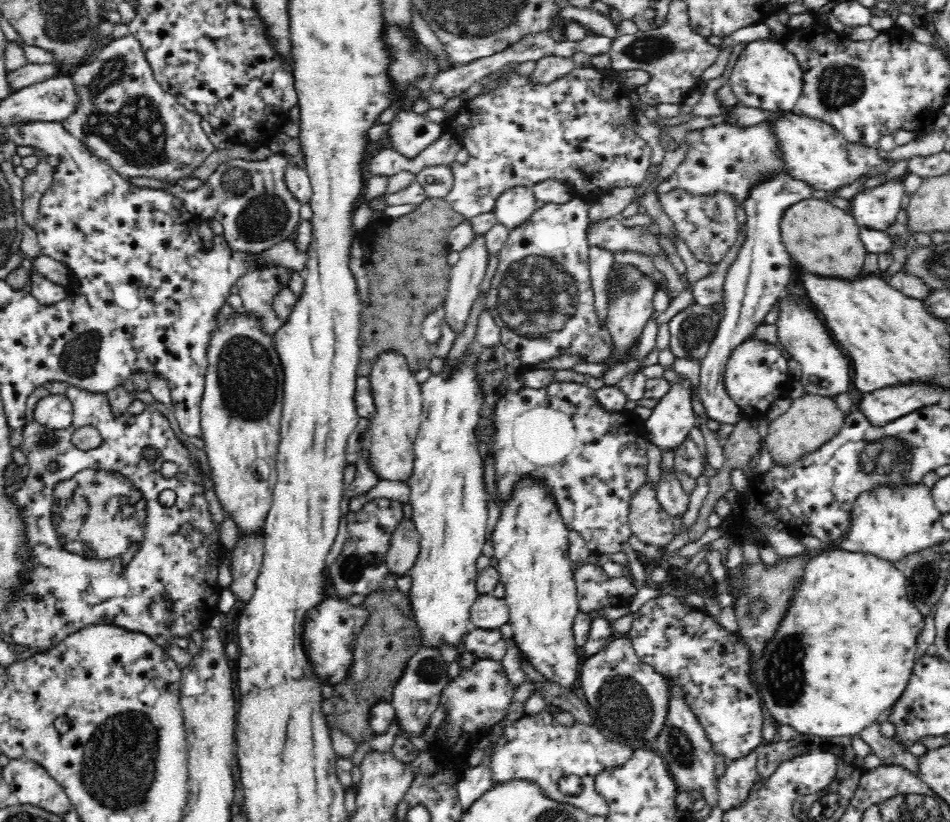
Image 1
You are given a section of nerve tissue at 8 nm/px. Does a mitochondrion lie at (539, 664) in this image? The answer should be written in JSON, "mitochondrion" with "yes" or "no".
{"mitochondrion":"no"}

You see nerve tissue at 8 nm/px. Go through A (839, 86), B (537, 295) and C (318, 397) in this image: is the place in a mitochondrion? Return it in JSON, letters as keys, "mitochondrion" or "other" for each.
{"A":"mitochondrion","B":"mitochondrion","C":"other"}

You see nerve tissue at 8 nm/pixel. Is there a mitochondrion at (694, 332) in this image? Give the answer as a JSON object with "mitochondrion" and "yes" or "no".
{"mitochondrion":"yes"}

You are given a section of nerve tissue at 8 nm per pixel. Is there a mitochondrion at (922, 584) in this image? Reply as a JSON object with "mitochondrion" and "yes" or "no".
{"mitochondrion":"yes"}

